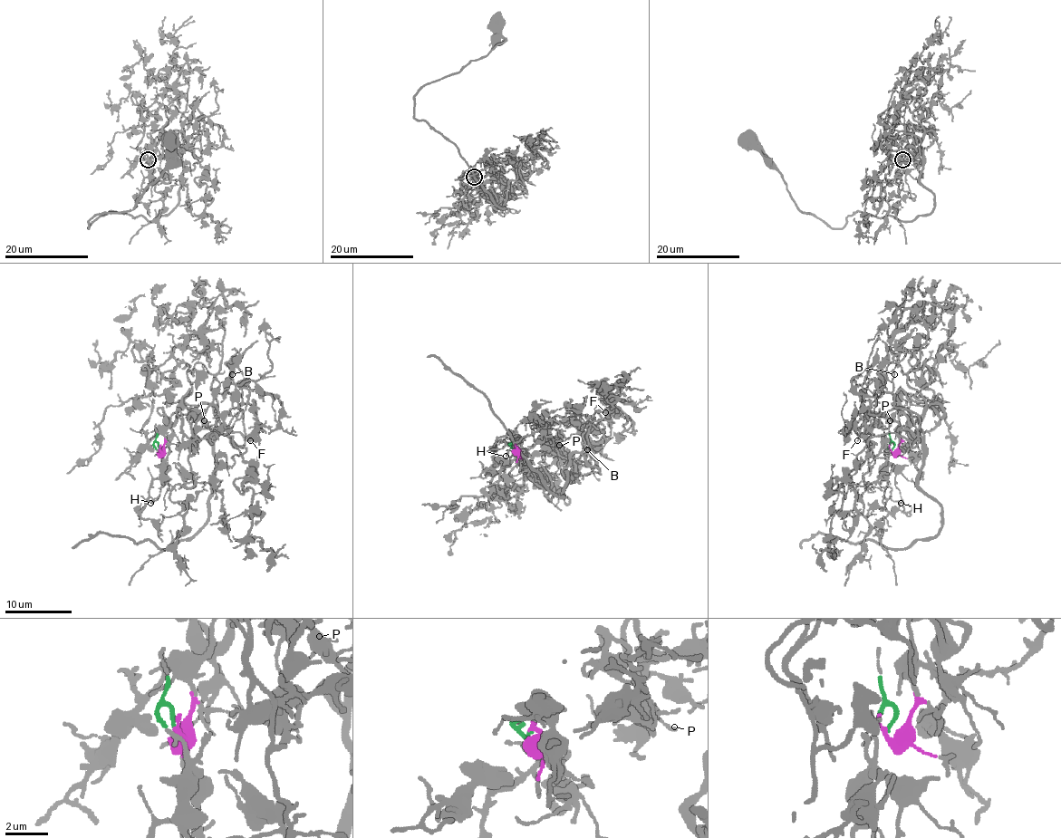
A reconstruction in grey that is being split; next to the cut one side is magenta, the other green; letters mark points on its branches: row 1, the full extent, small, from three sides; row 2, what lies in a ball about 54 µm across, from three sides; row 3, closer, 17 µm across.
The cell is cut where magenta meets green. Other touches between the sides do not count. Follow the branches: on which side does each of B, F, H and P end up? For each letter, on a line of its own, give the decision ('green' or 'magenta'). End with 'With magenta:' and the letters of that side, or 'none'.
B: magenta
F: magenta
H: green
P: magenta
With magenta: B, F, P

